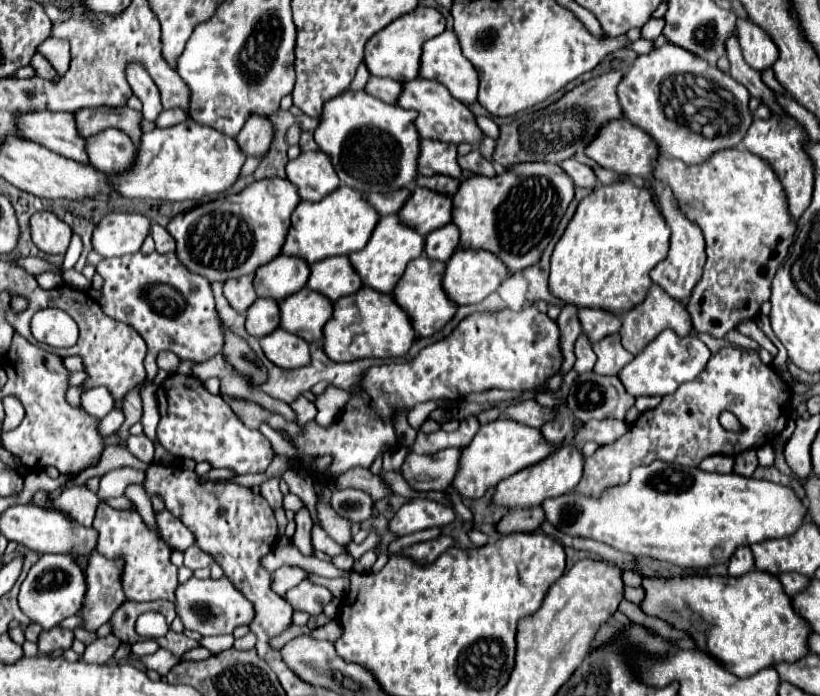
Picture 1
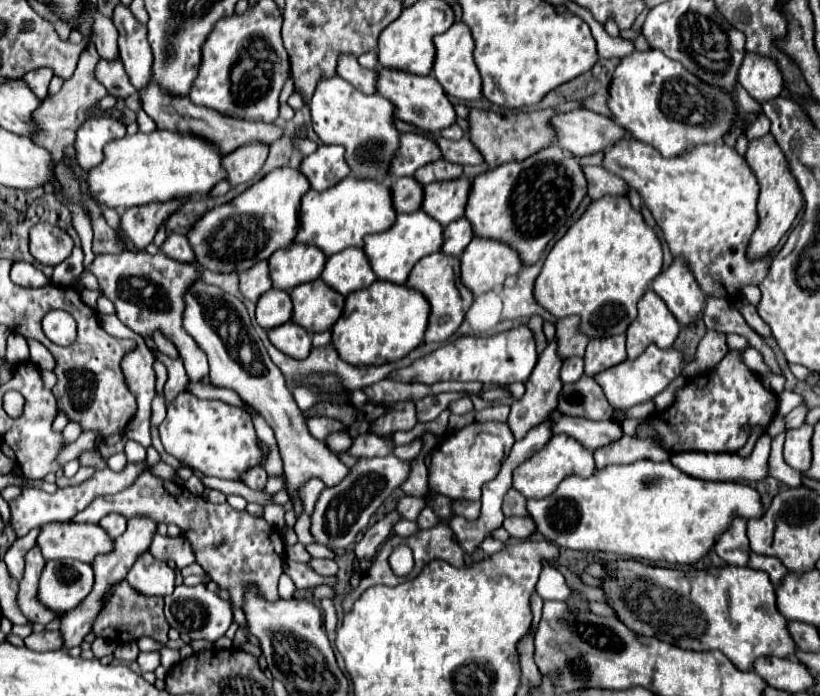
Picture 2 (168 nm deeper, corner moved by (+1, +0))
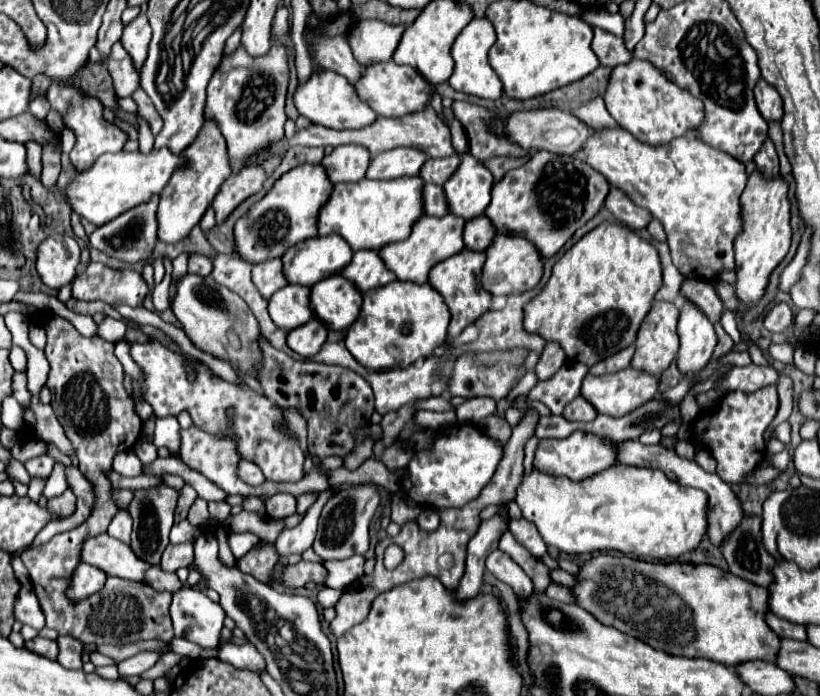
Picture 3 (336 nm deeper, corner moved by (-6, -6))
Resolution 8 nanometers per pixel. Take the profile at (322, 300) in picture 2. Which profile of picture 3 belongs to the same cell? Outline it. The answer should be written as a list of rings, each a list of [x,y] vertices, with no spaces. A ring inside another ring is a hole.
[[[333,275],[311,287],[311,309],[331,329],[347,329],[361,311],[363,295],[343,275]]]

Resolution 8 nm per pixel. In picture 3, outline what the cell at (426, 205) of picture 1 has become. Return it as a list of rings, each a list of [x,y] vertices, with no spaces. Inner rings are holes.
[[[471,153],[461,157],[457,173],[453,173],[453,177],[443,185],[451,213],[463,219],[473,219],[485,213],[491,203],[491,187],[493,173]]]

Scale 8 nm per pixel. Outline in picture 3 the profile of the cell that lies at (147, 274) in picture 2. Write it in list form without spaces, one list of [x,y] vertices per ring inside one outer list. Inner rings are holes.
[[[89,263],[71,285],[73,299],[95,301],[101,299],[111,305],[143,305],[147,283],[133,269],[115,271],[103,263]]]

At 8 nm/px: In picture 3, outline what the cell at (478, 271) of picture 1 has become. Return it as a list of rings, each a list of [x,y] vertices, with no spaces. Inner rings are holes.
[[[497,235],[493,245],[485,251],[487,261],[483,267],[481,283],[491,295],[511,295],[511,293],[523,293],[533,289],[541,277],[543,277],[543,259],[537,251],[537,247],[519,235]]]

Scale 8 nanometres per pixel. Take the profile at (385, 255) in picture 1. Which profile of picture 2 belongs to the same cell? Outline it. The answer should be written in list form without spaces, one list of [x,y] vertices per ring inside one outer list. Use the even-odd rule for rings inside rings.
[[[416,211],[416,213],[410,213],[410,215],[408,213],[398,215],[394,225],[388,231],[368,235],[364,239],[364,253],[370,261],[372,271],[376,273],[376,279],[390,281],[390,283],[396,283],[396,285],[404,285],[412,267],[422,257],[440,251],[440,245],[442,245],[442,227],[438,225],[438,221],[428,217],[424,211]]]

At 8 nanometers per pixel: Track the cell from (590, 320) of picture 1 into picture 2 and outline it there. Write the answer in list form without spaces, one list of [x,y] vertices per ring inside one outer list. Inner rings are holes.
[[[566,317],[566,319],[558,319],[556,321],[556,339],[558,339],[558,353],[566,359],[572,355],[582,357],[586,351],[586,335],[582,335],[580,327],[578,327],[578,317]]]

